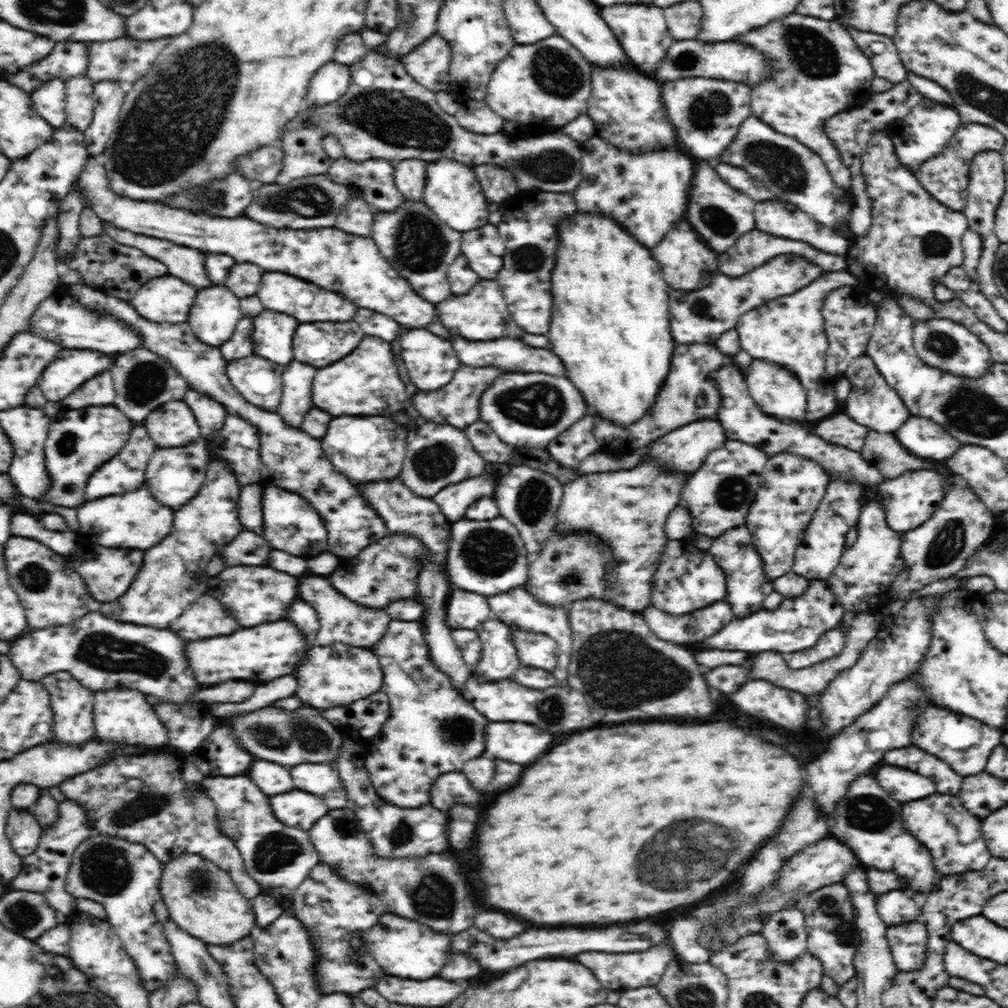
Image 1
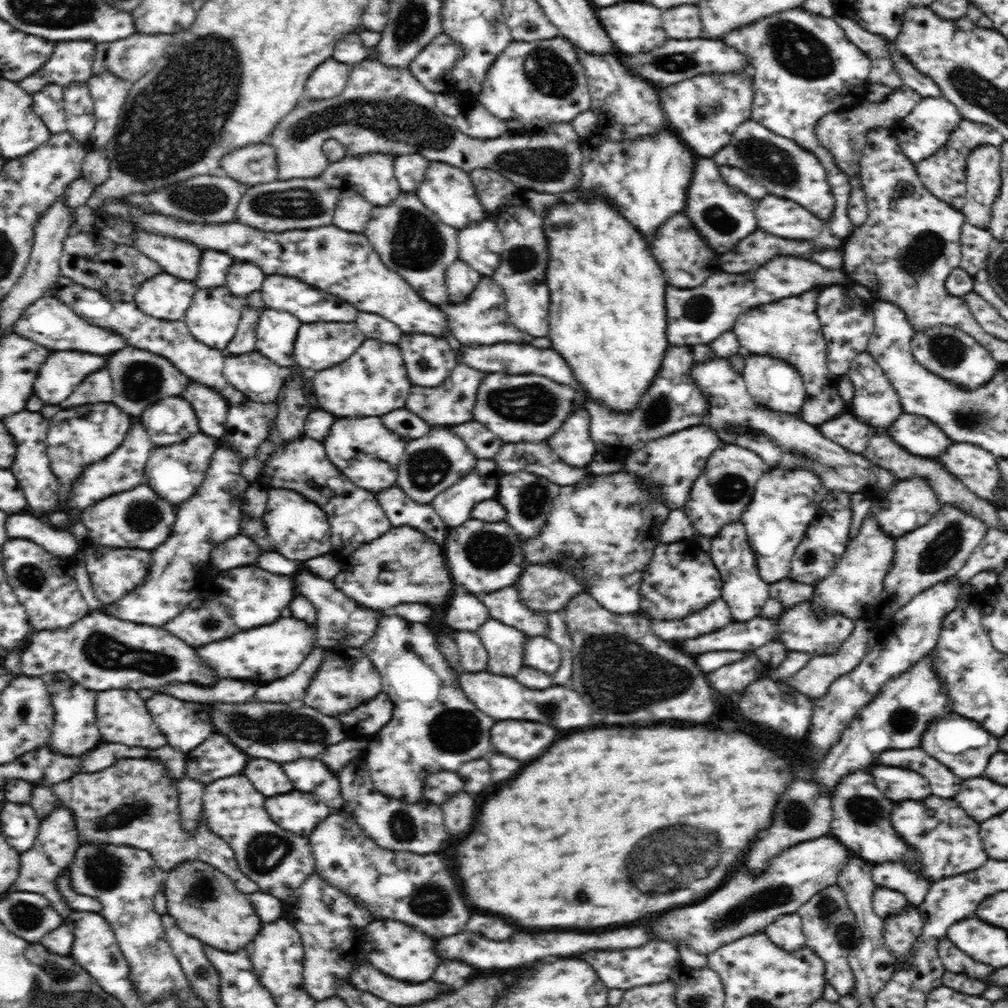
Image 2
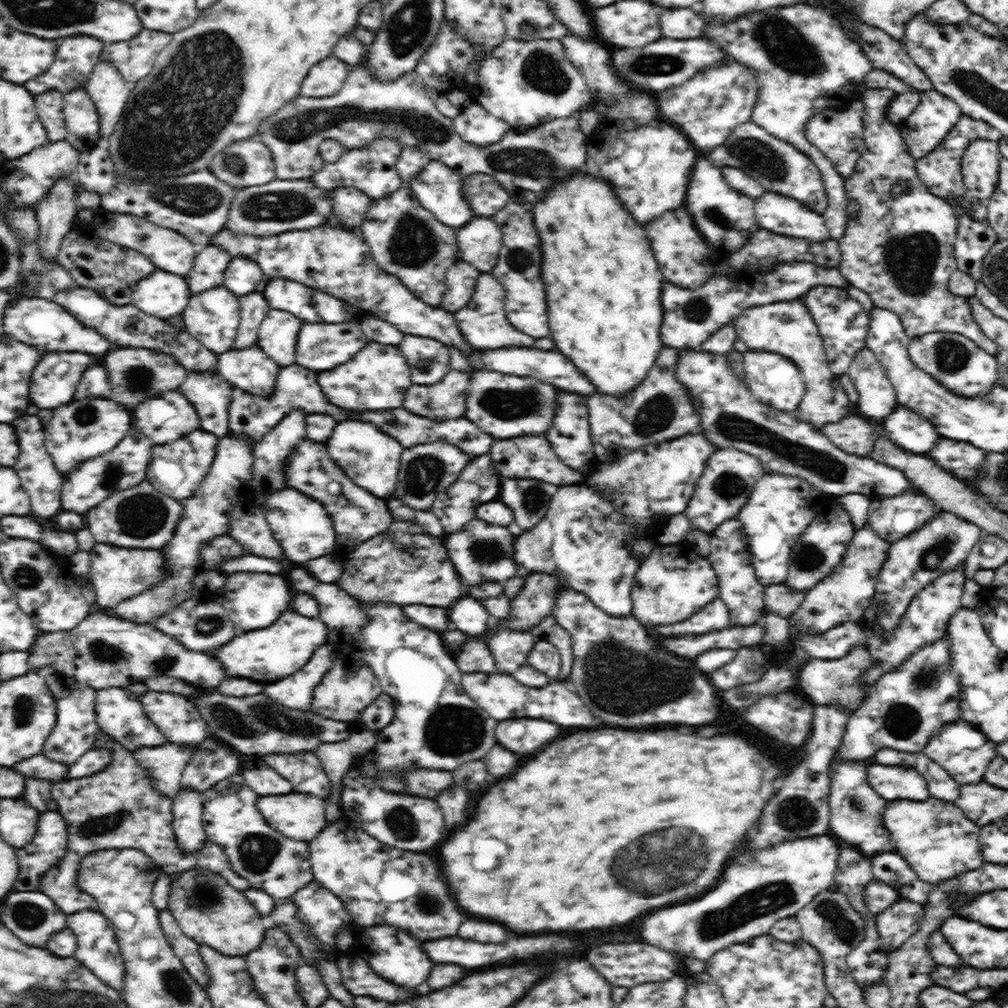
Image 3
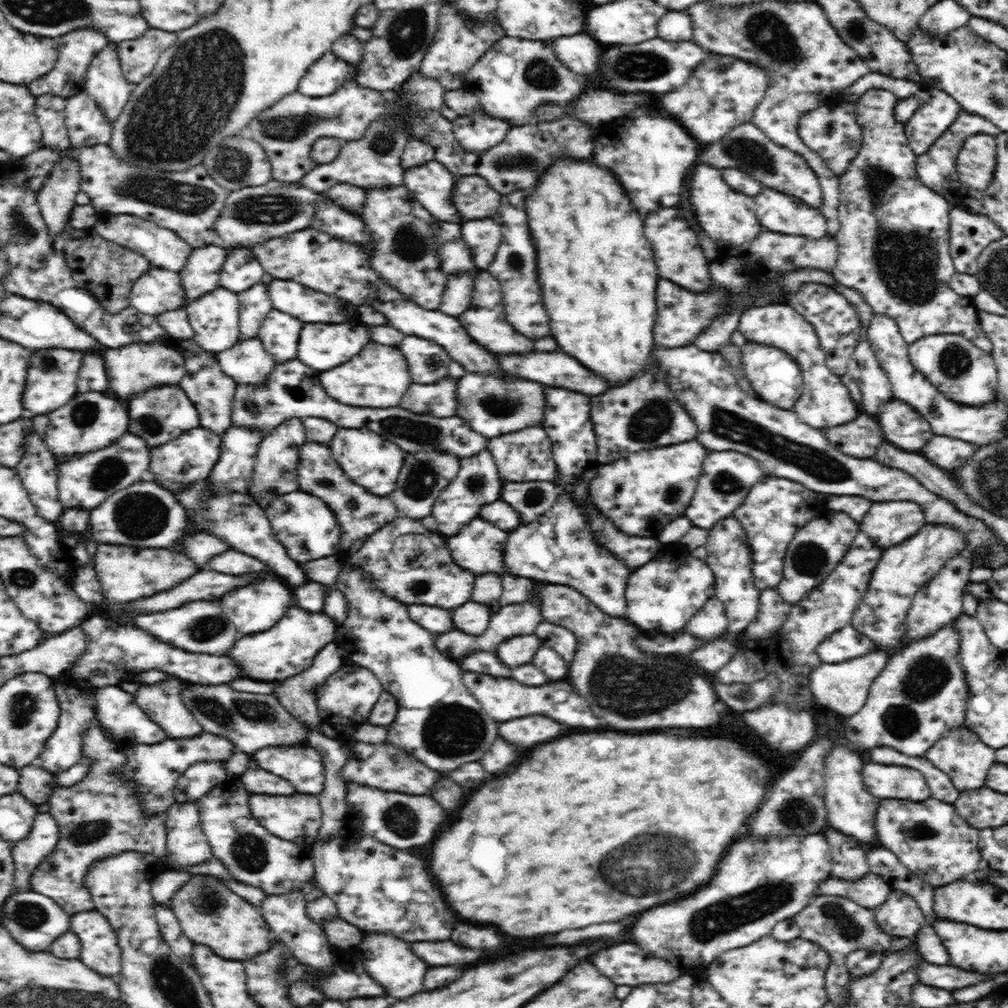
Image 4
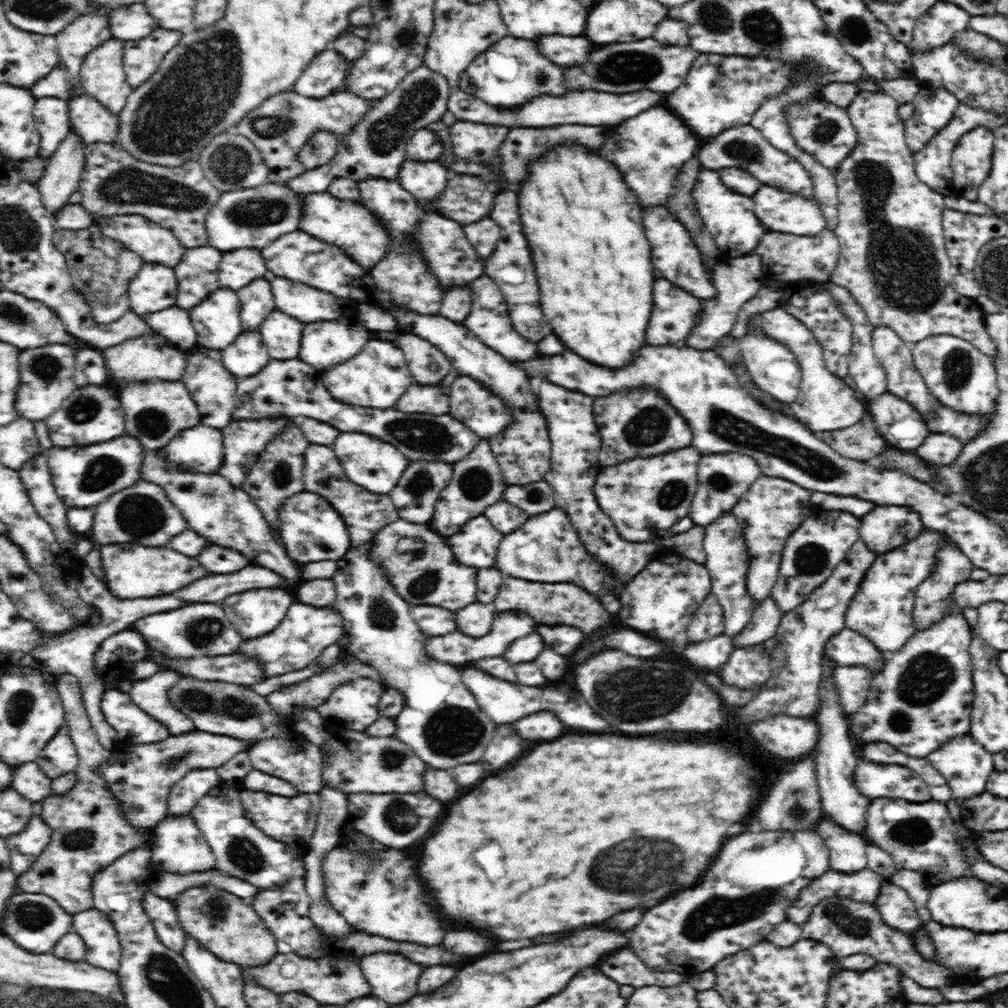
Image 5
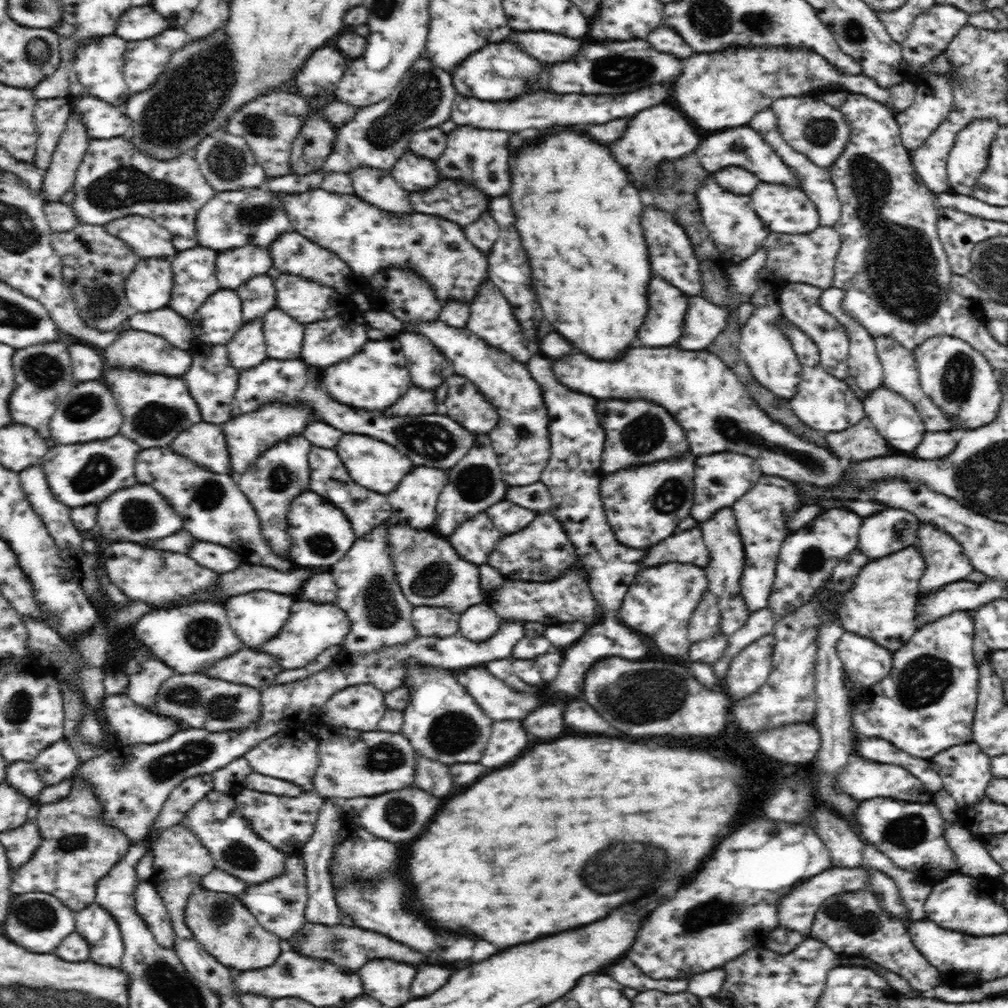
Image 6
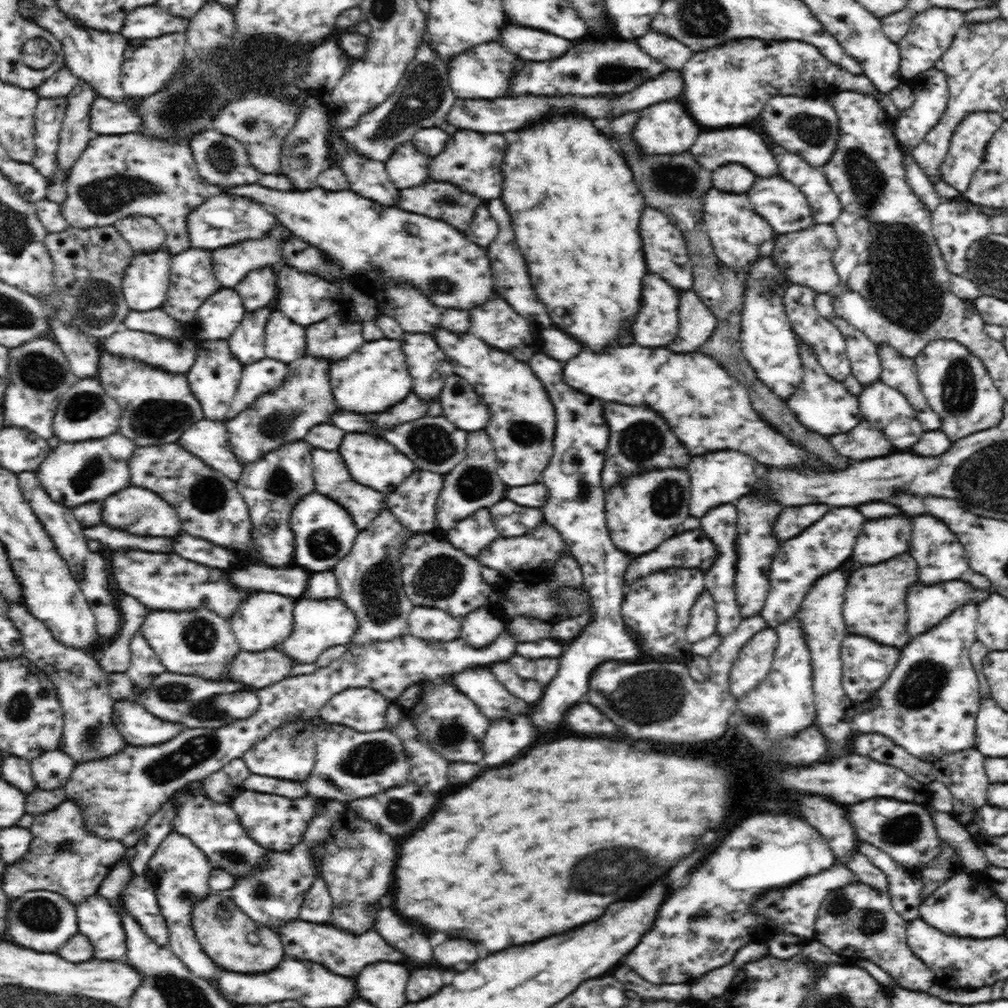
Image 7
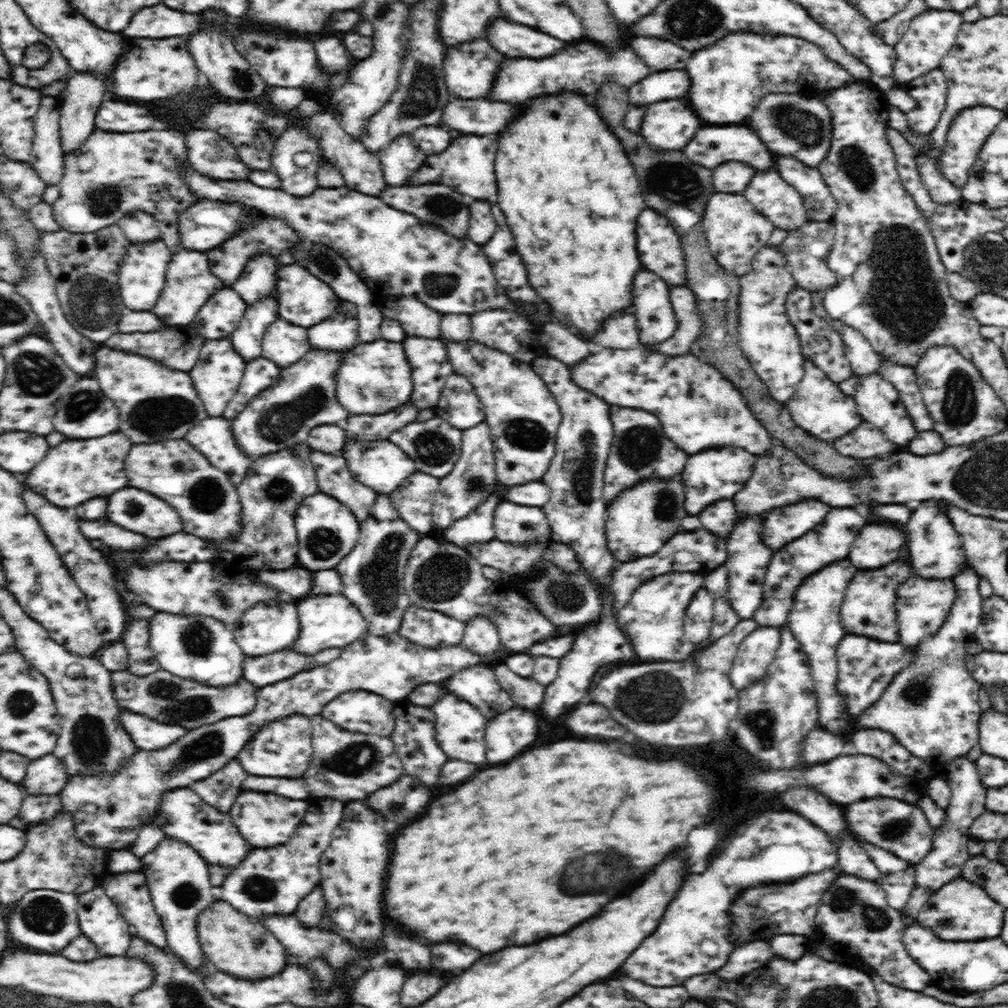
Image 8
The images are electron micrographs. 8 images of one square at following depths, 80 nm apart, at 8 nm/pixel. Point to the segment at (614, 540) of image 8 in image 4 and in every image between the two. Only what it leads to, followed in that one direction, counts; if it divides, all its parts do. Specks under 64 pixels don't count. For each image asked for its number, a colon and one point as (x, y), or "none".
4: (641, 493)
5: (644, 497)
6: (643, 504)
7: (642, 511)

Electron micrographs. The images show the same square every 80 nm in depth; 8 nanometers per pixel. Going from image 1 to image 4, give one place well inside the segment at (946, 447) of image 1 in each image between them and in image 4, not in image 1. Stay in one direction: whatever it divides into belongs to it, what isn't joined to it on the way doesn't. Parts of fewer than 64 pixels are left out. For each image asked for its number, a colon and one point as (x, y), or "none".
2: (917, 434)
3: (909, 430)
4: (903, 426)

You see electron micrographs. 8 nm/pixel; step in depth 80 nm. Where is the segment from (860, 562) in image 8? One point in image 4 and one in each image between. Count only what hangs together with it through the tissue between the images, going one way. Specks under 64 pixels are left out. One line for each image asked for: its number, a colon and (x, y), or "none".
4: (888, 523)
5: (886, 528)
6: (882, 535)
7: (881, 539)

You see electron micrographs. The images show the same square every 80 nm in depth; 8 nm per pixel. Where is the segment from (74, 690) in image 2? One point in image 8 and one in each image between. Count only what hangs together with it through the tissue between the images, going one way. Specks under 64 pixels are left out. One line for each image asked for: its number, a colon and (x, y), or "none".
3: (74, 733)
4: (63, 749)
5: (59, 756)
6: (57, 762)
7: (51, 770)
8: (46, 775)

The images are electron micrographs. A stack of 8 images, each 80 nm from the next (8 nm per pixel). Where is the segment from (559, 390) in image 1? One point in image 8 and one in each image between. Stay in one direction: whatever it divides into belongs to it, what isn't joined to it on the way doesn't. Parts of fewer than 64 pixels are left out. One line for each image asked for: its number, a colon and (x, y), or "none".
2: (518, 408)
3: (505, 406)
4: (493, 406)
5: (474, 405)
6: (465, 404)
7: (461, 405)
8: (459, 404)

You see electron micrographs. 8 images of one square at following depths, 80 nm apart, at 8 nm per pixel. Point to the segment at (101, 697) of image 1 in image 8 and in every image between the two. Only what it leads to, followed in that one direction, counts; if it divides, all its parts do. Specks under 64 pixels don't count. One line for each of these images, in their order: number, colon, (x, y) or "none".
2: (122, 717)
3: (119, 713)
4: (116, 710)
5: (133, 725)
6: (132, 724)
7: (138, 727)
8: (147, 734)

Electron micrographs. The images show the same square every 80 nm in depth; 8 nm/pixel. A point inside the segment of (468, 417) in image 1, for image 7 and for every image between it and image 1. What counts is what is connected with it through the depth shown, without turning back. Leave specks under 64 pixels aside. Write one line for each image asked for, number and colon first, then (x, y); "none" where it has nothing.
2: (449, 404)
3: (446, 400)
4: (439, 399)
5: (433, 400)
6: (416, 402)
7: (411, 408)

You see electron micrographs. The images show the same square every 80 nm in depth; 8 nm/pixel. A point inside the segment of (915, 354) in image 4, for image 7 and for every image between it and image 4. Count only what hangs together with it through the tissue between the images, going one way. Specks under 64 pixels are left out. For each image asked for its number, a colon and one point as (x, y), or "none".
5: (962, 378)
6: (959, 380)
7: (957, 386)

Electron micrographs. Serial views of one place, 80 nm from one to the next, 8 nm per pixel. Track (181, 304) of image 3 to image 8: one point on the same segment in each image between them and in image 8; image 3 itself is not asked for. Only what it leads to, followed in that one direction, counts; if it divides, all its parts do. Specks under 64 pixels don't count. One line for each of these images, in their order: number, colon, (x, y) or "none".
4: (158, 290)
5: (154, 287)
6: (149, 287)
7: (145, 283)
8: (142, 274)

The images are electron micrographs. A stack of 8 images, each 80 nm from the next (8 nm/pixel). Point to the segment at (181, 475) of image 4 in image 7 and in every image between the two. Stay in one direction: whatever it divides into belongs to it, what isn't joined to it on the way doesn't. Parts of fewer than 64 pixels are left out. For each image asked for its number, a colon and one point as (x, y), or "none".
5: (200, 448)
6: (205, 444)
7: (207, 439)

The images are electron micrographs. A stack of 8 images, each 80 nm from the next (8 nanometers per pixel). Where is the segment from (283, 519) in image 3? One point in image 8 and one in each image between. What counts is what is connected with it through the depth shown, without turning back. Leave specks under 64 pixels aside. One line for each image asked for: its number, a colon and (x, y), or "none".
4: (305, 524)
5: (312, 530)
6: (322, 535)
7: (325, 532)
8: (327, 530)

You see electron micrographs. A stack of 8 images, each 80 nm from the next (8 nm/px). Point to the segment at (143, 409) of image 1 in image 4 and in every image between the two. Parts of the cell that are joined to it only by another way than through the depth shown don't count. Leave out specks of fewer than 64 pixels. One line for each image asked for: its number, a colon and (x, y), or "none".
2: (136, 372)
3: (137, 374)
4: (133, 368)

